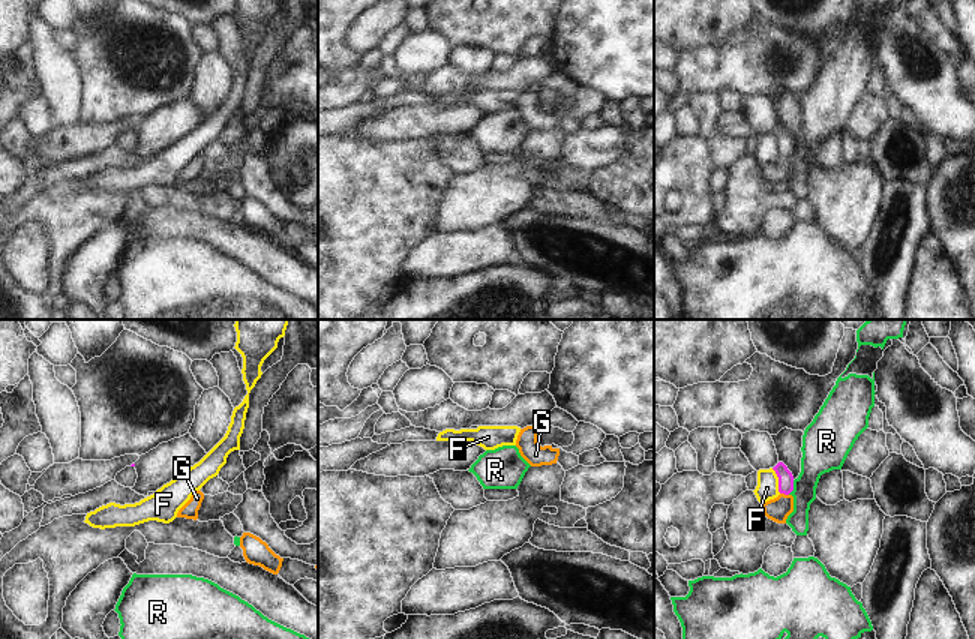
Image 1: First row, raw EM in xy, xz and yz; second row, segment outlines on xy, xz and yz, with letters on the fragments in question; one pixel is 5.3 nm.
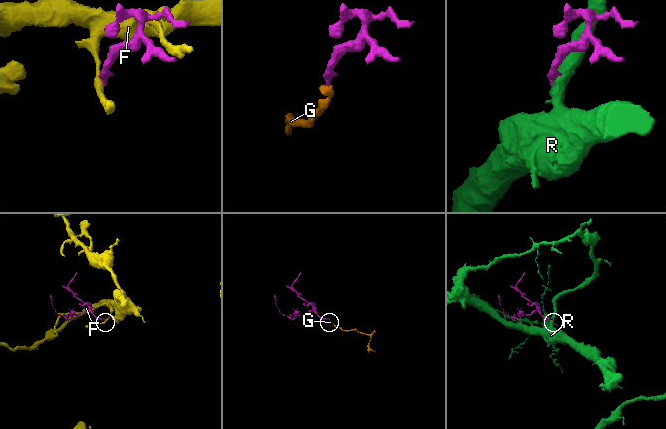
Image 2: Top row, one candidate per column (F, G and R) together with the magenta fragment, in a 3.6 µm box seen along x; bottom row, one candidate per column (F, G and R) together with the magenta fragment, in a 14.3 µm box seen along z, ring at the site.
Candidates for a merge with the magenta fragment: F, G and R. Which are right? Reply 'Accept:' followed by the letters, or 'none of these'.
Accept: G

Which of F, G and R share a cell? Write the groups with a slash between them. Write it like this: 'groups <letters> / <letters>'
groups F / G / R

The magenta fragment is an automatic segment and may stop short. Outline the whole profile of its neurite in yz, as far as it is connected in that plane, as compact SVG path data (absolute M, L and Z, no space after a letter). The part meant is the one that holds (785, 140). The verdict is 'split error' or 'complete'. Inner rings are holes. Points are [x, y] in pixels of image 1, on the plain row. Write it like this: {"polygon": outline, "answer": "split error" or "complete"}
{"polygon": "M778 126L772 132L778 141L778 156L780 159L762 168L764 178L777 186L786 188L788 180L794 176L794 140L783 126Z", "answer": "split error"}

